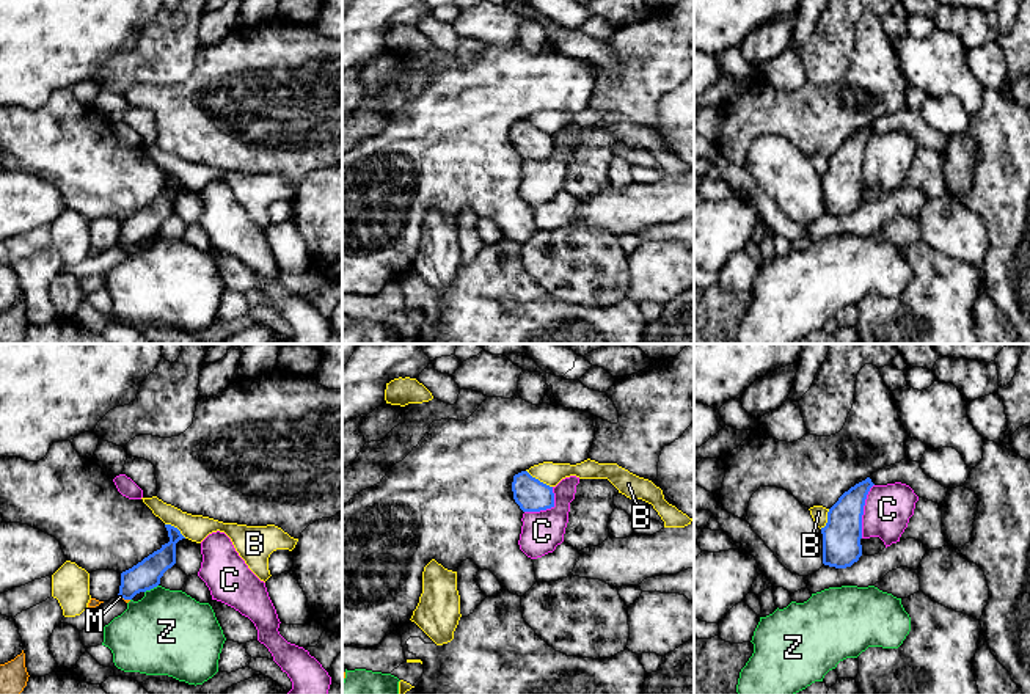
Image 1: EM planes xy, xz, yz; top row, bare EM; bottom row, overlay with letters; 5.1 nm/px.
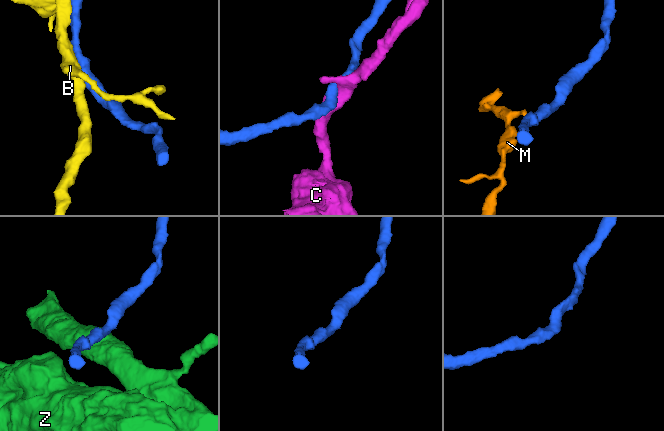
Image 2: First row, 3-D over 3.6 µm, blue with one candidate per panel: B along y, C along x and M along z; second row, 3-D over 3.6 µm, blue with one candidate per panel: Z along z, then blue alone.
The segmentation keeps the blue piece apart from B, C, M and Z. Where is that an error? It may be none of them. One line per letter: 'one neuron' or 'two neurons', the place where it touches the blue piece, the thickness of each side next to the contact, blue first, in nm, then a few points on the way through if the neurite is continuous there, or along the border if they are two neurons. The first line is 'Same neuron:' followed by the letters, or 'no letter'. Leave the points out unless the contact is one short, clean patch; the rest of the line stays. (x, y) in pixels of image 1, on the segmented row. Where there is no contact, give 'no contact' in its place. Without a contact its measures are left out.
Same neuron: no letter
B: two neurons; contact xz (537, 479); calibres 170 and 120 nm
C: two neurons; contact yz (862, 511); calibres 200 and 240 nm
M: two neurons; contact xy (124, 599); calibres 150 and 20 nm; border xy (120, 595), (129, 600)
Z: two neurons; contact xy (151, 588); calibres 150 and 440 nm; border xy (157, 584), (145, 592)

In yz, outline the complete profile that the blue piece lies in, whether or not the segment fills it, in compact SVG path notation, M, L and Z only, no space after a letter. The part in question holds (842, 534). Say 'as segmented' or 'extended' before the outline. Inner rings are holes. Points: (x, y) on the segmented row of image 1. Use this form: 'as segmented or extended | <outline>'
as segmented | M870 477L845 491L827 512L823 534L823 564L851 567L862 556L862 515L867 495L875 484Z

